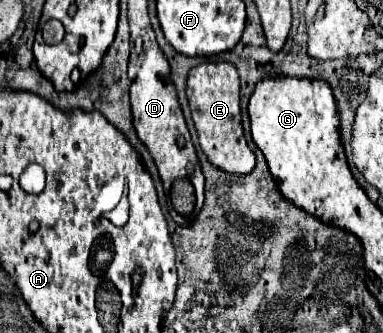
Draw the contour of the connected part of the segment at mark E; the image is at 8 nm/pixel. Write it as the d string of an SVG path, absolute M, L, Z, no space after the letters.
M202 63L190 69L186 81L186 97L192 111L192 121L198 131L198 143L208 161L220 171L248 175L254 169L254 153L244 141L240 121L240 77L232 63Z

